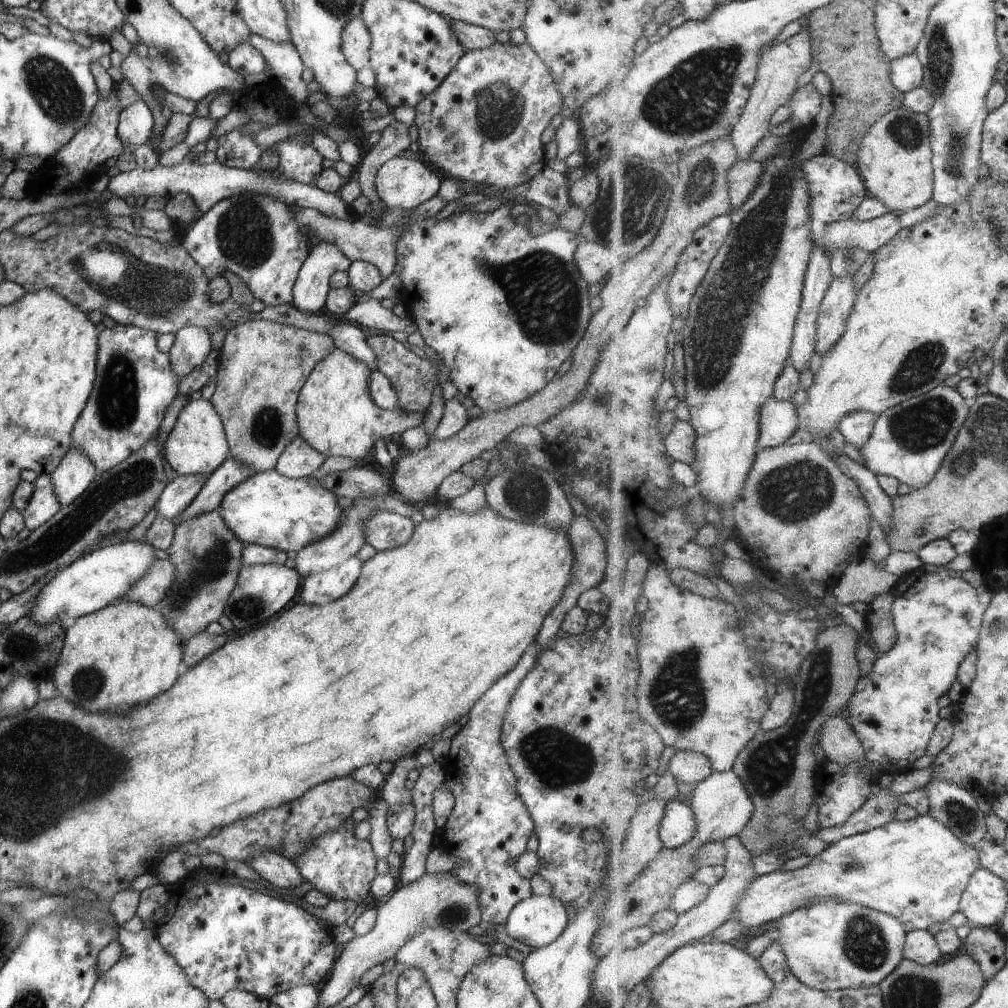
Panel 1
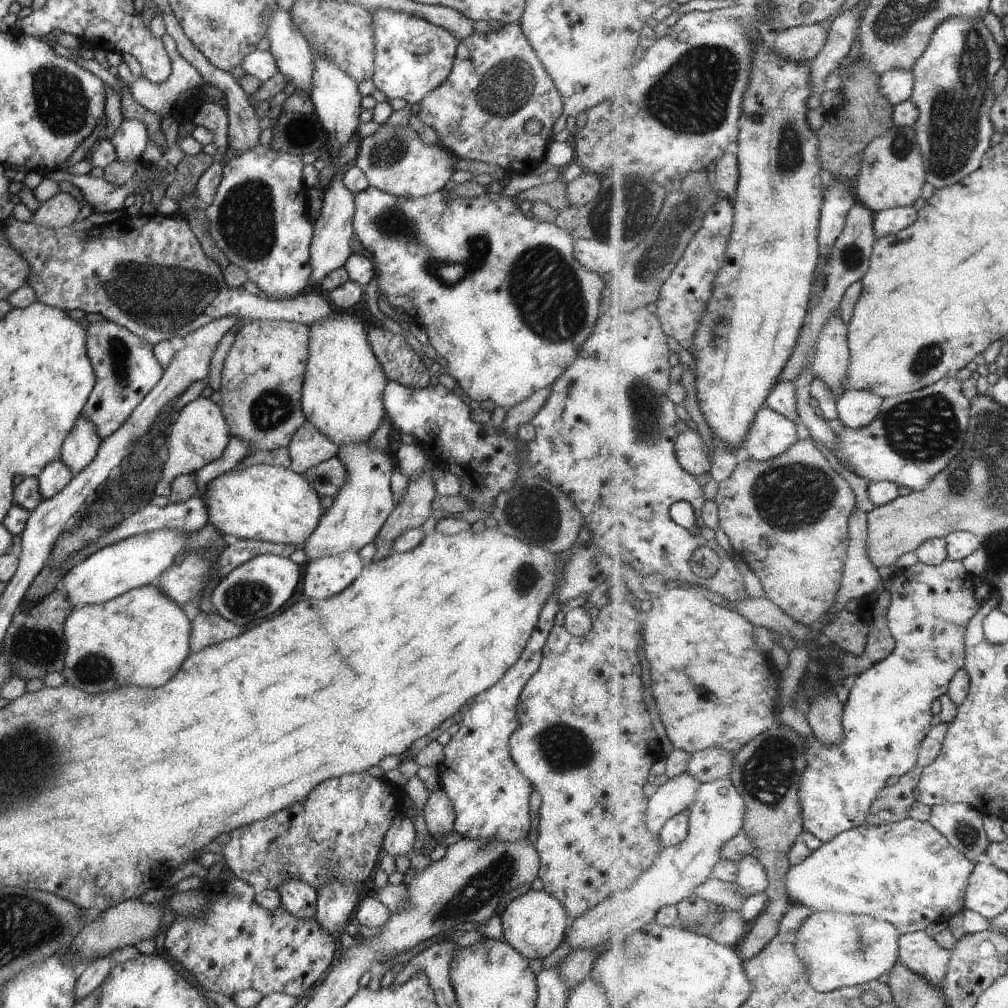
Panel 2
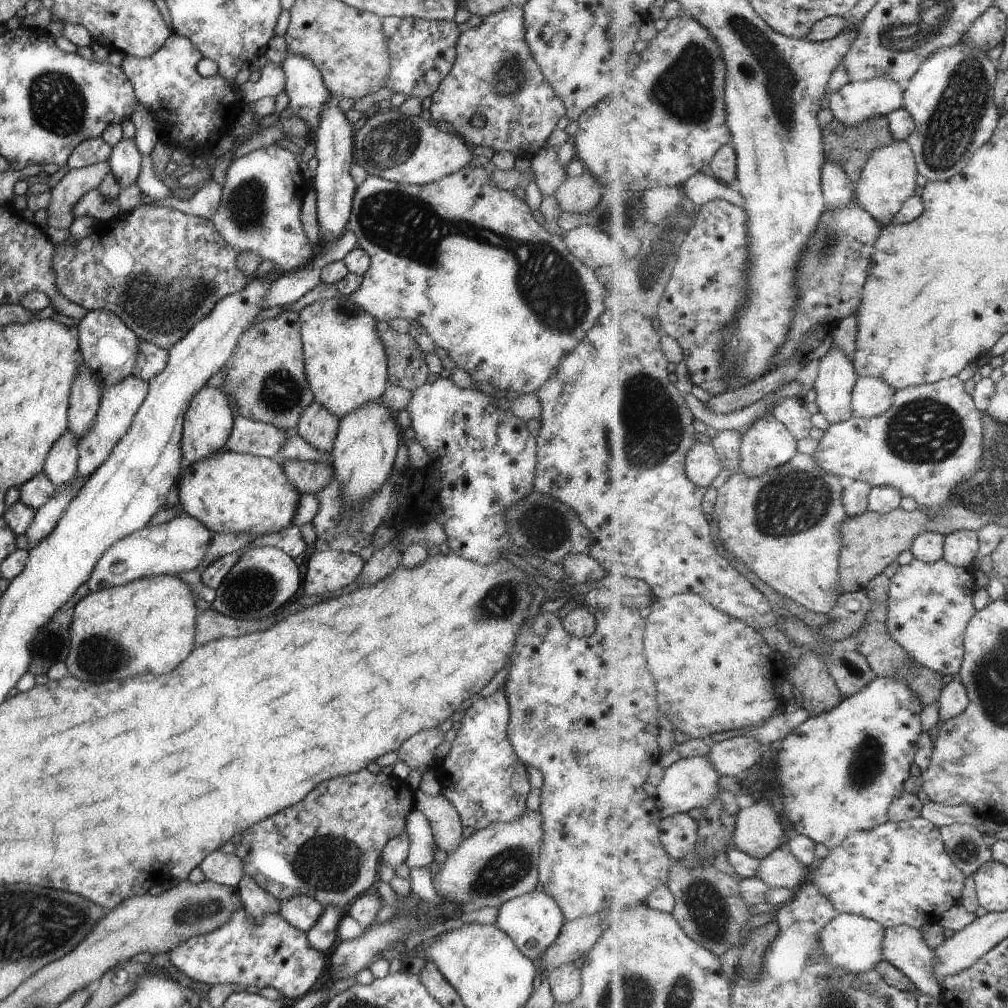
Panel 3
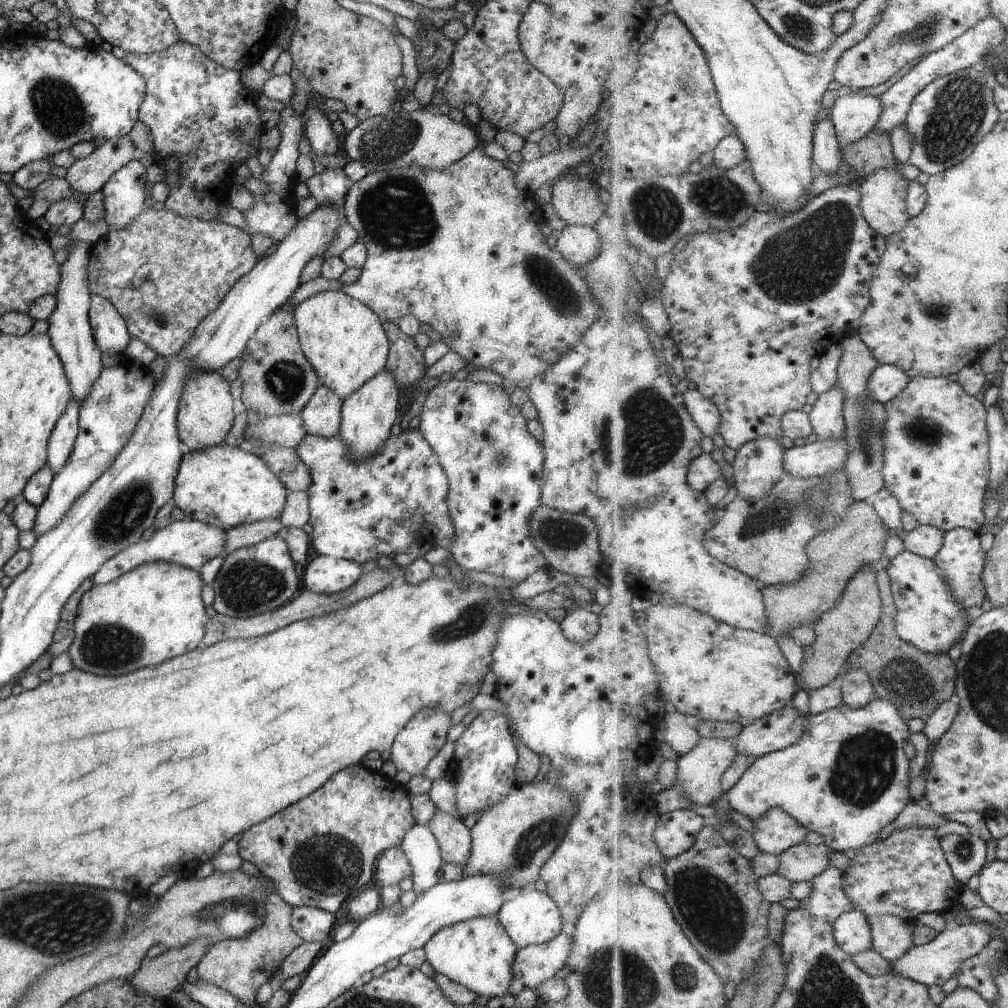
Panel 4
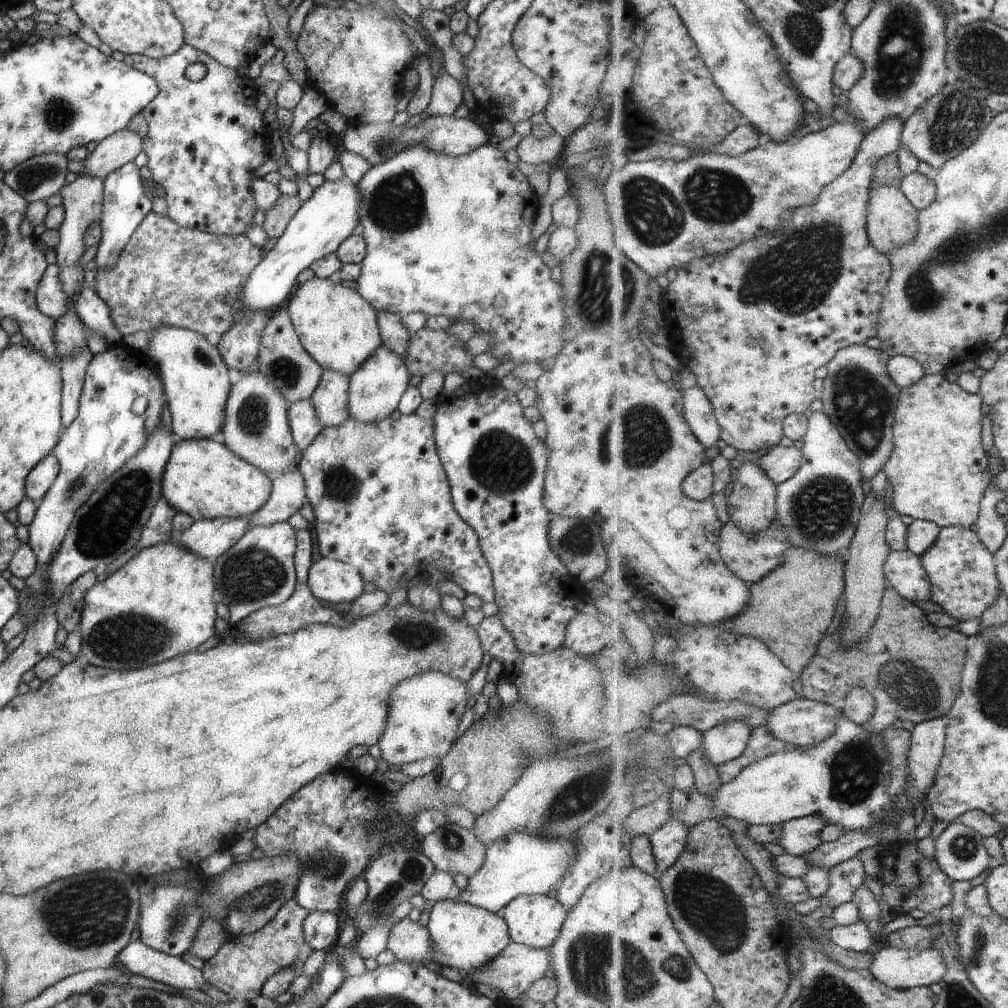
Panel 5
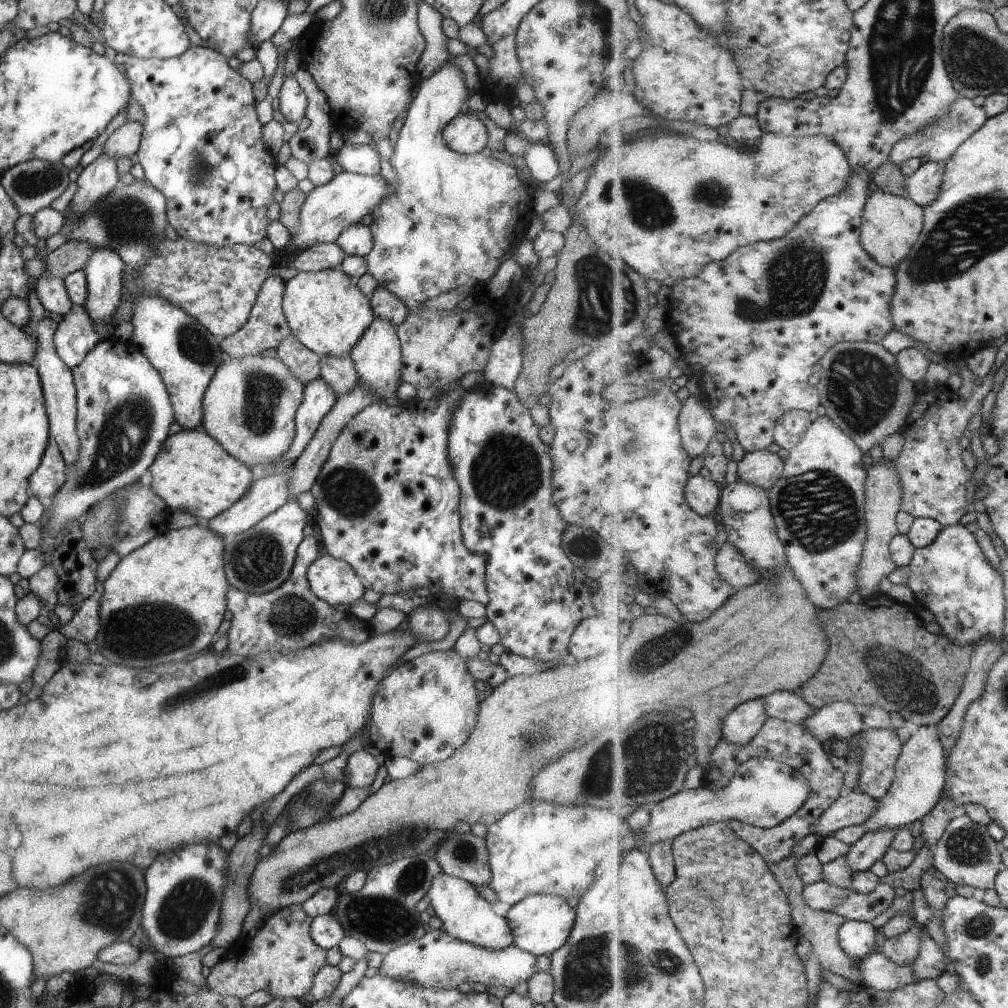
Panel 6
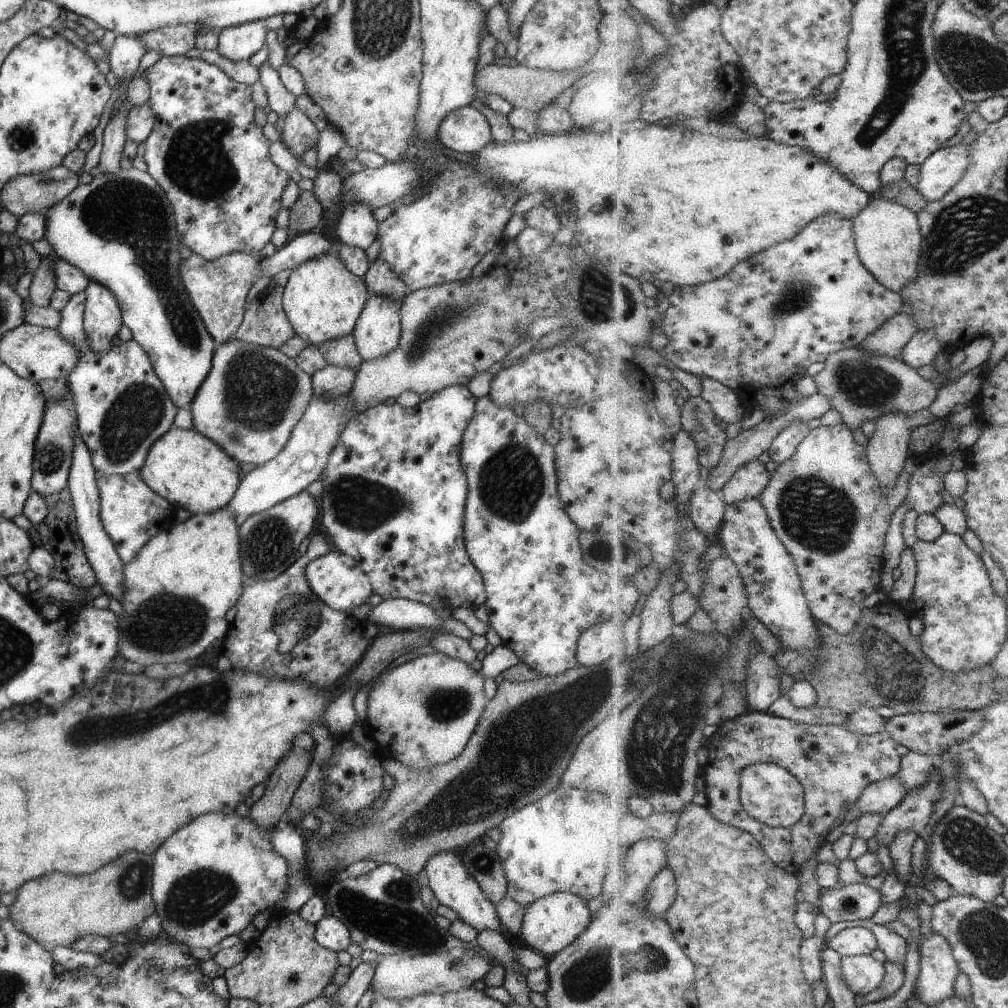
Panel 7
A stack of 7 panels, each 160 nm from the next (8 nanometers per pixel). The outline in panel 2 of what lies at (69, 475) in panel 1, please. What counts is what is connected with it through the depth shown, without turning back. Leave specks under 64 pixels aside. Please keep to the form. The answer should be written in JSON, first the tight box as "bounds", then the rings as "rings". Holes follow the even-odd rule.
{"bounds":[59,416,100,476],"rings":[[[81,416],[75,418],[74,425],[63,439],[59,459],[72,470],[72,476],[79,472],[95,456],[100,438],[95,425]]]}

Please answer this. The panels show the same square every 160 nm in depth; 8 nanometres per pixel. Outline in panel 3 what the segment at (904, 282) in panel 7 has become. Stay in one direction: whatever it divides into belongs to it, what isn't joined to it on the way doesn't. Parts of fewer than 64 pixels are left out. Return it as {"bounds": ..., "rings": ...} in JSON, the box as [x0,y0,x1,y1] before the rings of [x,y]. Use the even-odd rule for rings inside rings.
{"bounds":[855,141,919,226],"rings":[[[894,141],[893,145],[878,150],[870,158],[862,177],[855,184],[855,200],[875,220],[889,226],[904,202],[915,194],[913,190],[917,190],[919,174],[911,145],[907,141]]]}

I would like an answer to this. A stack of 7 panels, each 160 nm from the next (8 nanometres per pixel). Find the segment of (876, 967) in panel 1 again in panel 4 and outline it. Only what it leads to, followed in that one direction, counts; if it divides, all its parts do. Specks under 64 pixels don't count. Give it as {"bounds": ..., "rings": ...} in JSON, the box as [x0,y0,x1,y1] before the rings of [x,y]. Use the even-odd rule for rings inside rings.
{"bounds":[834,909,874,956],"rings":[[[857,909],[837,918],[834,922],[834,935],[839,946],[851,956],[874,948],[868,916]]]}

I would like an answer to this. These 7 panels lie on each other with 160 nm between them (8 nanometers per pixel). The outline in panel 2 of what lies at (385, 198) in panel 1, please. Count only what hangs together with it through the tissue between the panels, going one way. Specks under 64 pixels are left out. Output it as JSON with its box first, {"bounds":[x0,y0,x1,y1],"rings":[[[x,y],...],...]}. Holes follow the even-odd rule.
{"bounds":[353,124,454,197],"rings":[[[380,124],[371,134],[358,140],[353,164],[366,174],[368,184],[396,197],[422,197],[443,188],[453,174],[454,156],[436,143],[423,143],[407,125]]]}

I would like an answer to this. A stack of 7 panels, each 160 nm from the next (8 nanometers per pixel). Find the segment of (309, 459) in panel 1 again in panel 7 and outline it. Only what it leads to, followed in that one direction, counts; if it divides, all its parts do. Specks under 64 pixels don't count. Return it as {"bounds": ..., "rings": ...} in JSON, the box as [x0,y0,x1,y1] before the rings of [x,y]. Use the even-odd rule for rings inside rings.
{"bounds":[317,333,362,367],"rings":[[[351,333],[327,339],[325,342],[320,342],[317,346],[326,358],[327,365],[357,367],[362,361]]]}

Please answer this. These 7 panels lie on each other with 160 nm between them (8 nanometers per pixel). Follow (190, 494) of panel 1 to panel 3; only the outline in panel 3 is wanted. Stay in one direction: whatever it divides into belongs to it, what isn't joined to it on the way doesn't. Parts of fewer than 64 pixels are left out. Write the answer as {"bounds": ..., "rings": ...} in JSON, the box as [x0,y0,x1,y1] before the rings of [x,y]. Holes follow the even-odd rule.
{"bounds":[223,416,290,458],"rings":[[[237,416],[233,420],[223,448],[229,452],[274,458],[290,434],[289,431],[272,424],[254,421],[247,417]]]}

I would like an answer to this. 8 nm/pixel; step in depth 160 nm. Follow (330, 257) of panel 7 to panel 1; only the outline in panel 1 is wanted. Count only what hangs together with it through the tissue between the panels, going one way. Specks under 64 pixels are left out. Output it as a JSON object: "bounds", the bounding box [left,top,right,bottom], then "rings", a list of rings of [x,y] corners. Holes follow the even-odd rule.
{"bounds":[295,347,423,462],"rings":[[[333,347],[312,366],[298,390],[295,405],[298,436],[325,458],[346,456],[360,458],[361,462],[378,438],[397,433],[400,435],[406,428],[423,422],[423,411],[397,414],[375,406],[368,391],[370,374],[371,368],[364,362]]]}

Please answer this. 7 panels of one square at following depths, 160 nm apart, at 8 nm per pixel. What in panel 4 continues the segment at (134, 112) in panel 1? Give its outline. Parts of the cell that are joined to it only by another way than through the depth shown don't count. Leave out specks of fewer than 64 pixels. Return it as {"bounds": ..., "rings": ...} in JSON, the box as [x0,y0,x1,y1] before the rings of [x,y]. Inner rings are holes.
{"bounds":[100,159,148,229],"rings":[[[135,159],[116,170],[100,188],[104,219],[111,229],[122,229],[148,204],[148,184],[145,167]]]}

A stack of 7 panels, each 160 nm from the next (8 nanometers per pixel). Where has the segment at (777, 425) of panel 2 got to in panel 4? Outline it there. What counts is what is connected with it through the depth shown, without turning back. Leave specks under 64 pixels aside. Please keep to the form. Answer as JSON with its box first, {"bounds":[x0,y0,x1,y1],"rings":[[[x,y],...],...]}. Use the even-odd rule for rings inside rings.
{"bounds":[733,439,788,503],"rings":[[[757,439],[736,453],[733,468],[737,496],[752,503],[766,497],[788,474],[784,467],[784,449],[777,439]]]}

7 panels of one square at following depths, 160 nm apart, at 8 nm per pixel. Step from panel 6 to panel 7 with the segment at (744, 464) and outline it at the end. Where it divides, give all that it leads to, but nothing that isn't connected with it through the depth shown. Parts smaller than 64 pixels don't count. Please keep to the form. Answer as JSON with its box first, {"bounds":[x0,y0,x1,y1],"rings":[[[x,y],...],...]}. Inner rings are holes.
{"bounds":[722,459,772,505],"rings":[[[758,459],[737,469],[733,478],[722,488],[722,499],[729,505],[757,499],[770,484],[772,473]]]}

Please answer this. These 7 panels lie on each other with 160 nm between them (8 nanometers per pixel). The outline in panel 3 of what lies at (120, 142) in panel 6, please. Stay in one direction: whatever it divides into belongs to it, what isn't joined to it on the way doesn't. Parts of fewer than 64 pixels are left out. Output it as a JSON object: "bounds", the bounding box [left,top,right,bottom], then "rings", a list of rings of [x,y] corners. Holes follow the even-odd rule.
{"bounds":[46,160,110,228],"rings":[[[108,160],[95,164],[69,169],[63,177],[50,188],[50,203],[47,211],[46,228],[68,228],[74,220],[71,214],[73,204],[89,189],[95,189],[110,172]]]}

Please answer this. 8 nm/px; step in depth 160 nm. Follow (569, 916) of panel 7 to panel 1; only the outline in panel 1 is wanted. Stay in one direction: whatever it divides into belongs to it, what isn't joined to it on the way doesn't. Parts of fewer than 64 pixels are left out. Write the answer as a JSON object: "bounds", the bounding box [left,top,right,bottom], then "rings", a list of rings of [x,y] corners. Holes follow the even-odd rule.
{"bounds":[504,895,567,950],"rings":[[[531,895],[515,903],[504,922],[504,935],[535,950],[554,941],[567,924],[565,907],[549,895]]]}

